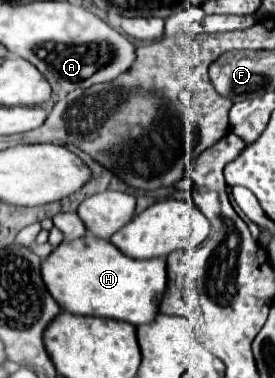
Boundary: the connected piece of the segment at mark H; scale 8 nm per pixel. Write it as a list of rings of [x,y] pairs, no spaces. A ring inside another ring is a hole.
[[[85,234],[75,242],[61,242],[53,248],[43,260],[41,274],[49,294],[59,302],[61,310],[81,316],[123,320],[133,326],[149,324],[155,318],[167,284],[163,258],[133,260],[119,252],[109,240],[91,234]]]

